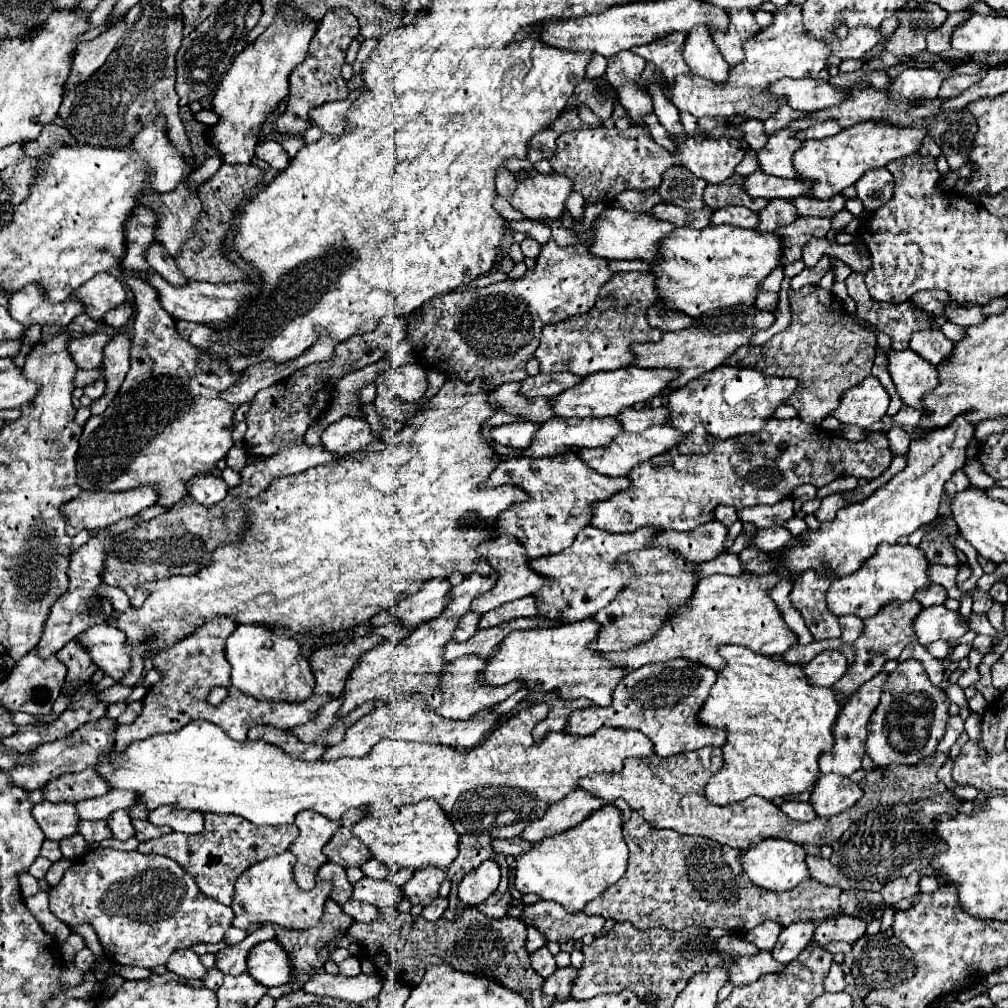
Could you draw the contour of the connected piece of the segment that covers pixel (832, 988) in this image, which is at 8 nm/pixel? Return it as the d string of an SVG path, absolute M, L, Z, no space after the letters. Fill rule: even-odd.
M832 962L832 968L830 968L828 976L824 978L824 988L826 988L826 992L842 992L846 988L844 972L838 962Z

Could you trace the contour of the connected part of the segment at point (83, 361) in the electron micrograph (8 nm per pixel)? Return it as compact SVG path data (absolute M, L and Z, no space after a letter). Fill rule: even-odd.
M94 332L80 338L74 338L68 344L70 356L74 358L76 366L80 368L100 368L104 362L104 348L110 342L108 334Z

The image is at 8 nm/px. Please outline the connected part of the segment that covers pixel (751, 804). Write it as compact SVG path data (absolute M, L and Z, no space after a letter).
M704 746L702 750L682 752L668 758L648 758L638 760L630 758L624 762L622 774L590 774L578 782L580 788L598 794L606 802L614 802L616 798L624 798L632 810L638 810L646 822L654 824L656 828L672 828L680 834L690 836L704 836L712 838L720 844L748 850L756 846L764 838L784 838L794 844L816 844L816 846L830 846L856 822L856 810L846 810L834 818L820 818L816 816L810 822L798 822L786 818L782 810L766 798L752 796L744 802L734 802L728 806L712 804L706 798L706 782L724 766L722 750L716 746Z

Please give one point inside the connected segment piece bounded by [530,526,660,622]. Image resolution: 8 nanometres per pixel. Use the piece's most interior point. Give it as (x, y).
(587, 575)

